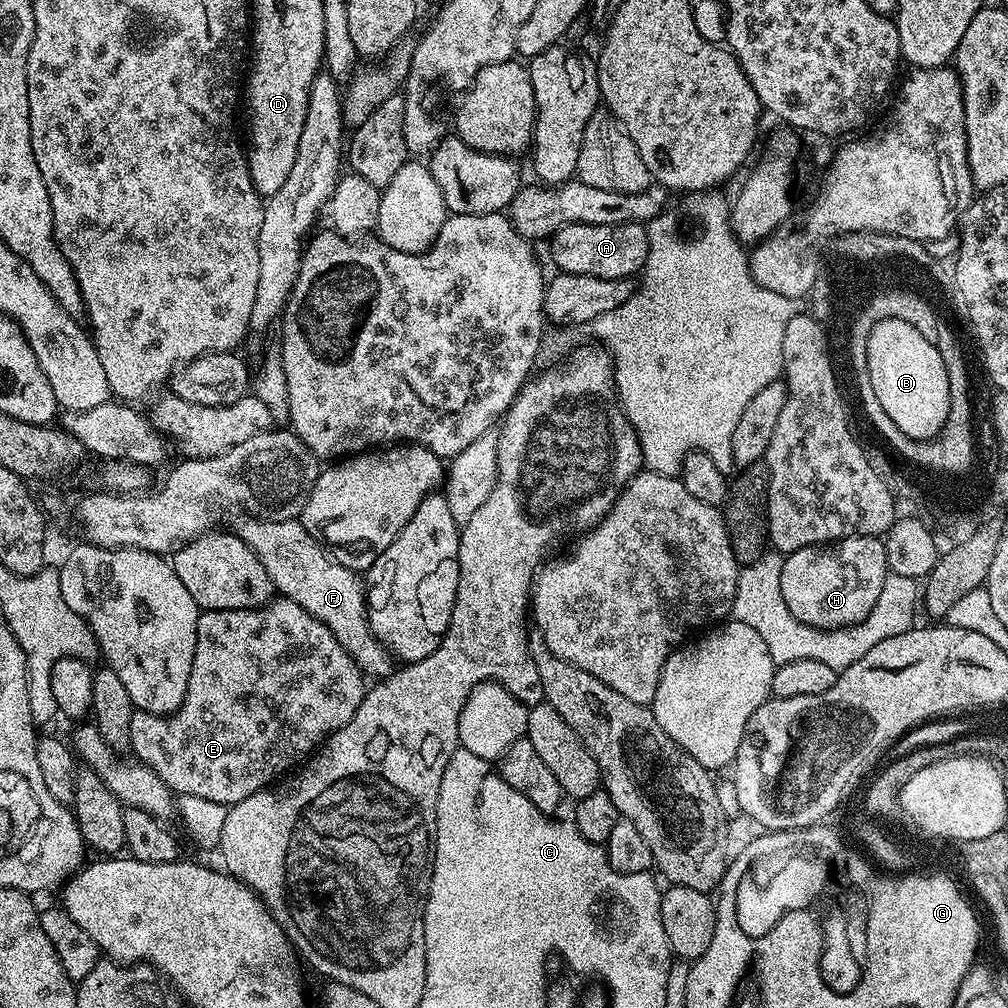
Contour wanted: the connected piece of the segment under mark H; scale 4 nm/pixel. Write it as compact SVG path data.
M847 536L846 539L830 544L803 548L787 553L780 565L780 593L798 622L815 628L848 628L860 624L874 610L878 594L882 594L882 582L888 577L888 559L884 540L879 536Z

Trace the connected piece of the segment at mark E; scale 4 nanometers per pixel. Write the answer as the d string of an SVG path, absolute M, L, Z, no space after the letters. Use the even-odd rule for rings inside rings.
M273 598L263 604L261 608L214 610L213 612L204 610L201 611L198 618L194 662L190 666L190 678L182 706L178 711L171 712L168 716L155 716L149 712L133 711L130 718L130 750L136 754L134 755L135 759L139 763L145 764L150 770L154 770L154 774L158 774L158 778L162 778L162 782L166 782L166 786L172 789L173 793L182 796L194 794L197 798L206 798L210 802L231 806L242 802L242 798L250 798L250 794L264 791L277 778L283 777L289 770L295 769L305 758L311 757L321 742L327 740L342 726L346 726L346 722L350 722L350 718L354 716L354 710L360 705L365 691L366 680L360 667L354 663L350 654L334 638L332 631L325 624L318 622L309 612L302 610L302 606L298 606L298 602Z

